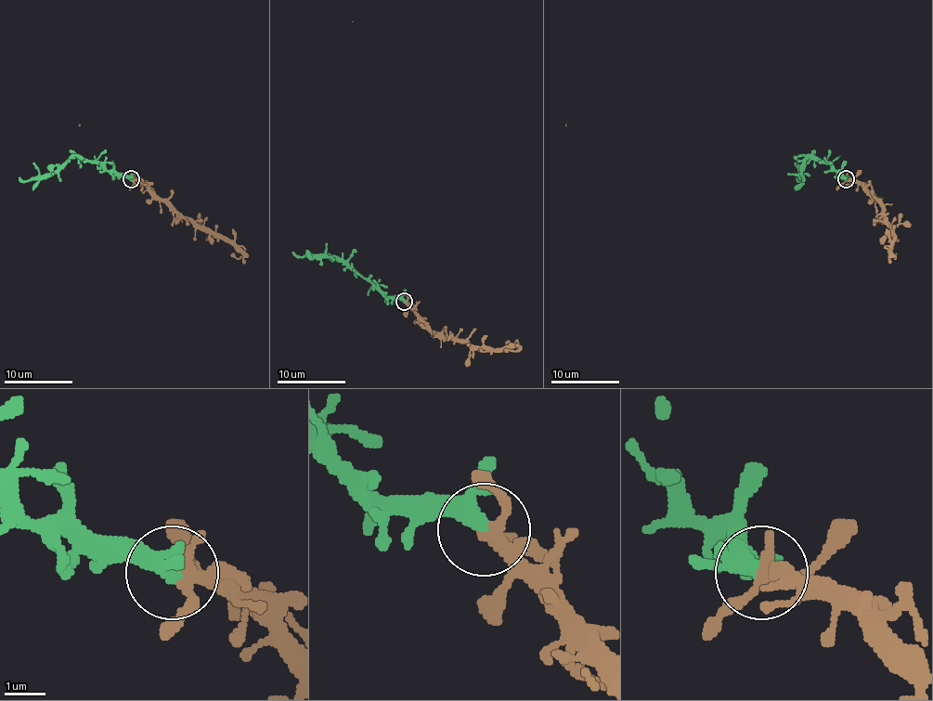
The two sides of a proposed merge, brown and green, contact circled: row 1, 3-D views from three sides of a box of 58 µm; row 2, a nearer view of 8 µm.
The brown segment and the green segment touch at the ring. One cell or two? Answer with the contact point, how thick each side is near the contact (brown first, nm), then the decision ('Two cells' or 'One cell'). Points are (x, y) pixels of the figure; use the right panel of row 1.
Place: (846, 178). Thickness 320 nm (brown) against 320 nm. One cell

